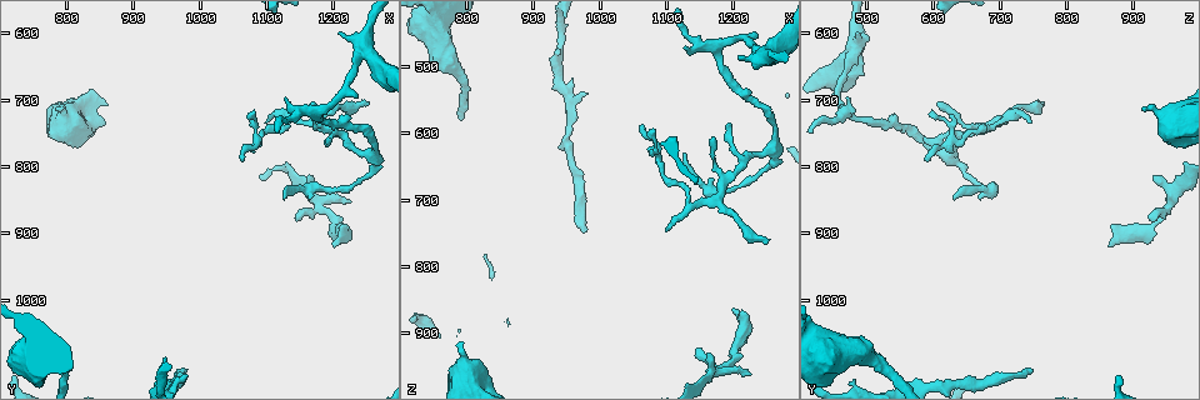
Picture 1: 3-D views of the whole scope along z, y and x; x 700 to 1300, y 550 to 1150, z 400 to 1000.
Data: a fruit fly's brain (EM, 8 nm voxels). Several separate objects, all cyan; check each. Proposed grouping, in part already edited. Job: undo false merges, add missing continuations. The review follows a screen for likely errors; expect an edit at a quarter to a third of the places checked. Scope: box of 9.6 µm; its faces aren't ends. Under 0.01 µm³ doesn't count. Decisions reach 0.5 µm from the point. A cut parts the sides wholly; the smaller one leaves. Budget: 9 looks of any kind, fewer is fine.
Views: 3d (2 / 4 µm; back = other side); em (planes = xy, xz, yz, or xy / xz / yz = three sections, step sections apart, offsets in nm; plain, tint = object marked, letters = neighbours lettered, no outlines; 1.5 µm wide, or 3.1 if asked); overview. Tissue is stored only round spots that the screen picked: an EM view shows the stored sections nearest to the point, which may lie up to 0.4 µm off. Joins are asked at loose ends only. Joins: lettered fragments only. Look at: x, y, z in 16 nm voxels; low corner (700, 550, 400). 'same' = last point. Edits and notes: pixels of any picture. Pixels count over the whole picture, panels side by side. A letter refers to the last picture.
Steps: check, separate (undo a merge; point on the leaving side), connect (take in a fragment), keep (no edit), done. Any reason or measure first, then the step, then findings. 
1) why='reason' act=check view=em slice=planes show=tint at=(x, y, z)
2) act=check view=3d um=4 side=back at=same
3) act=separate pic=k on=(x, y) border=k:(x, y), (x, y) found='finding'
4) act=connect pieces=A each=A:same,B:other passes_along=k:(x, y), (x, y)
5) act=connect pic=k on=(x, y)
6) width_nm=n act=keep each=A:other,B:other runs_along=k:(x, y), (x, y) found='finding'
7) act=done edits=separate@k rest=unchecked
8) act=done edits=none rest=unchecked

why='branch stops here' act=check view=3d um=4 side=back at=(1200, 920, 860)

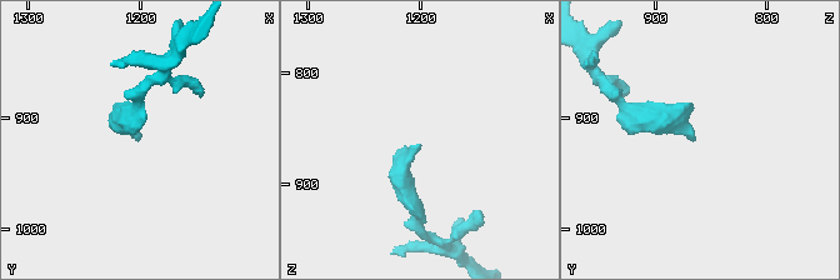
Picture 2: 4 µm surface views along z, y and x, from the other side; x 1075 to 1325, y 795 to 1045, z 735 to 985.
why='shape alone is not enough' act=check view=em slice=yz step=4 show=letters at=(1200, 922, 864)

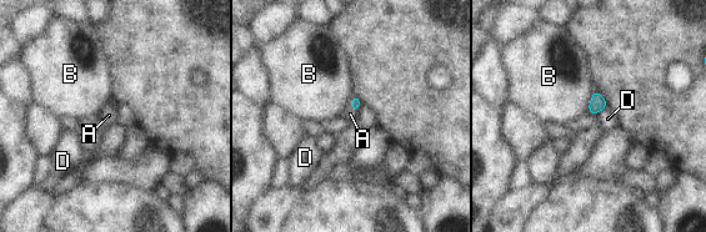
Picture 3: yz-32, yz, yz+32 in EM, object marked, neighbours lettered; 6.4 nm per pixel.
longest_contact=B:140nm act=connect pic=3 on=(350, 114) each=A:same,B:other,D:other found='it goes on there'

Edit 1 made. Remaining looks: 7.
act=check view=3d um=4 at=(1165, 815, 935)

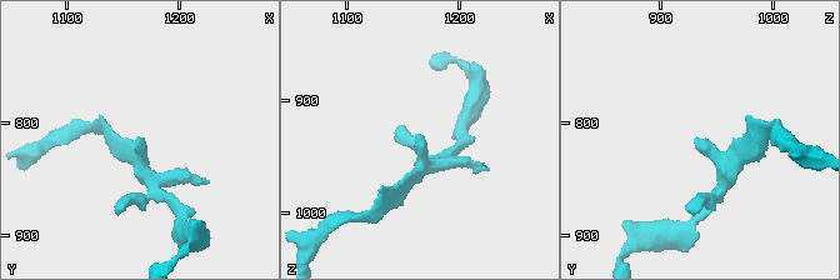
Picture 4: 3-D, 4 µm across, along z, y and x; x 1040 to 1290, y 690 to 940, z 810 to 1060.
why='shape alone is not enough' act=check view=em slice=planes show=letters at=(1164, 812, 934)

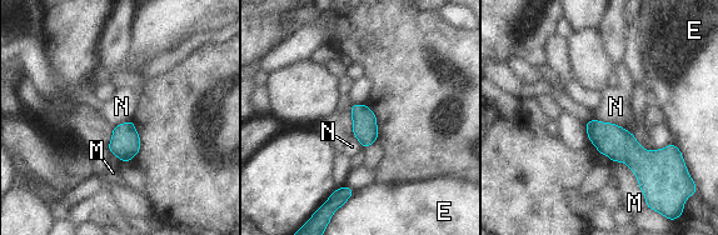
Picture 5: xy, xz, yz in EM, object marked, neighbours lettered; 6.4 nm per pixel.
act=keep each=E:other,M:other,N:other border=5:(594, 119), (617, 124), (632, 134) found='no lettered fragment goes on from it'

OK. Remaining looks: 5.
why='end of a long branch' act=check view=3d um=2 at=(985, 1105, 750)

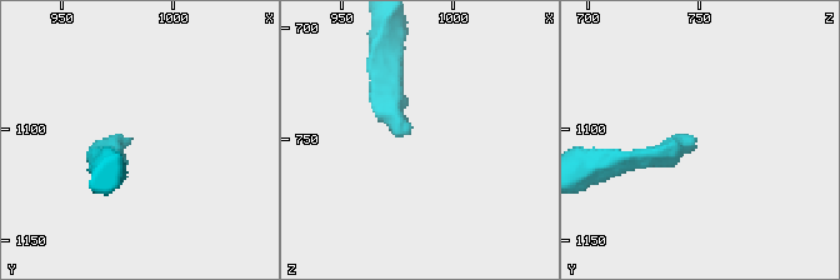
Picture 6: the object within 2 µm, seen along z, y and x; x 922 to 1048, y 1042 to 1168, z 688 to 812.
why='shape alone is not enough' act=check view=em slice=xy step=4 show=letters at=(980, 1103, 745)

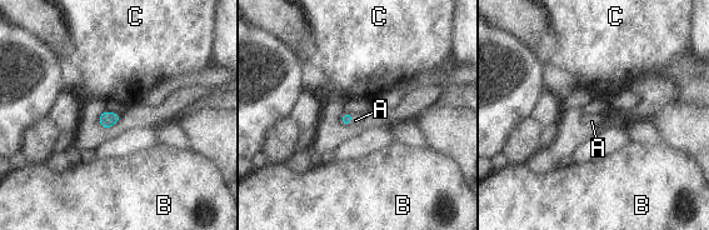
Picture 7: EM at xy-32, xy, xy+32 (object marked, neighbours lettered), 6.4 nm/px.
longest_contact=A:80nm act=connect pic=7 on=(355, 120) each=A:same,B:other,C:other passes_along=7:(346, 118), (350, 119), (355, 120) found='the neuron continues'

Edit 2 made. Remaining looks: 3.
why='thin end' act=check view=em slice=planes show=letters at=(1060, 785, 590)

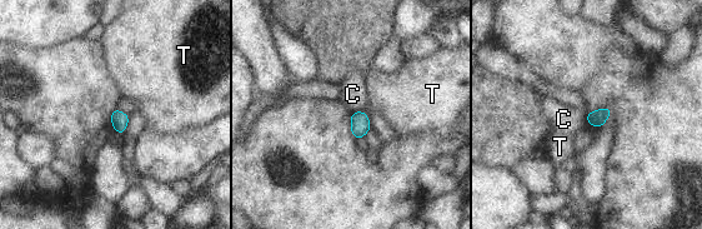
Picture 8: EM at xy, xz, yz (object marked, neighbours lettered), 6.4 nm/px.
act=keep each=C:other,T:other border=8:(361, 110), (352, 113) found='none of them fits'

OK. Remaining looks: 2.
act=done edits=connect@3,connect@7 rest=unchecked

